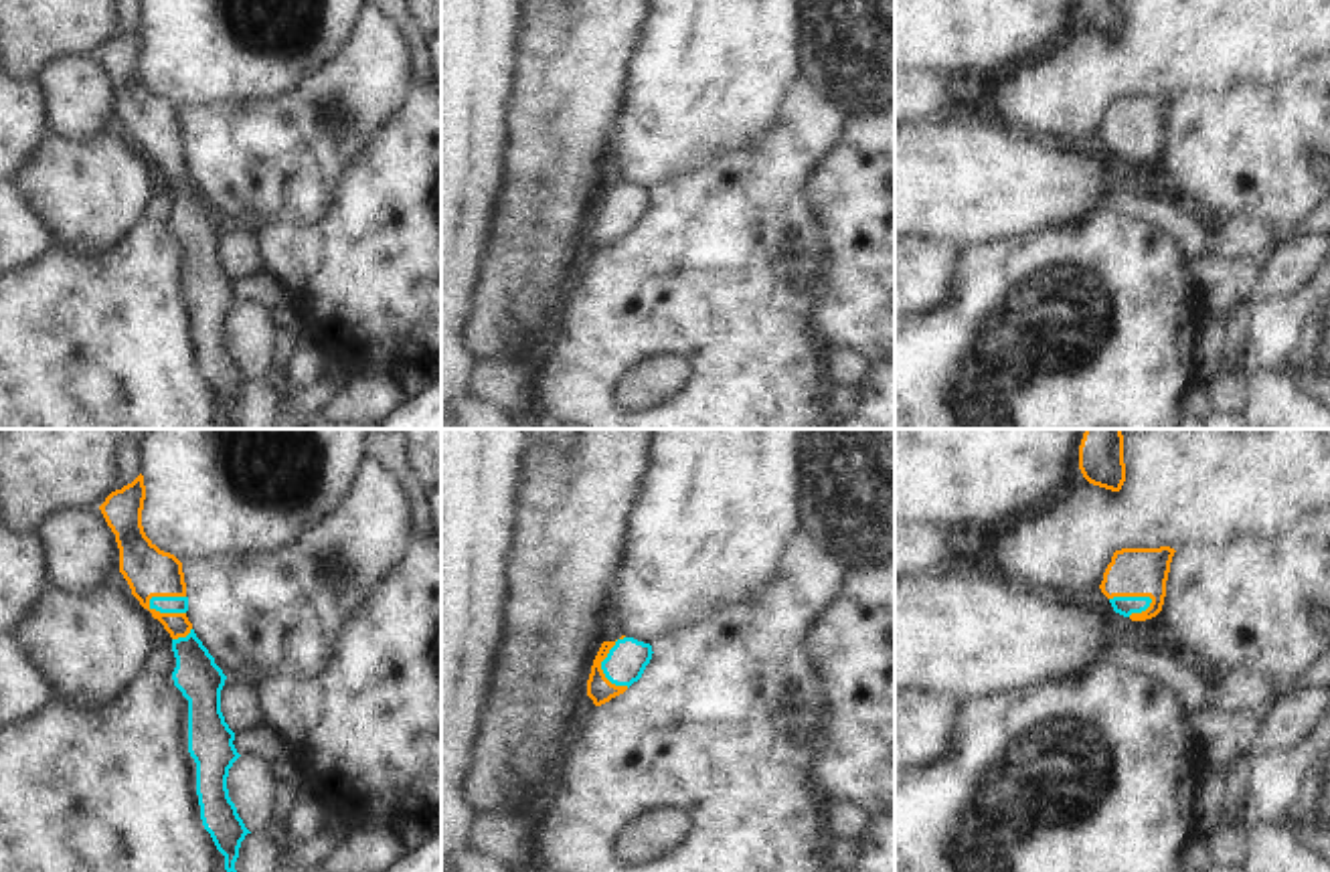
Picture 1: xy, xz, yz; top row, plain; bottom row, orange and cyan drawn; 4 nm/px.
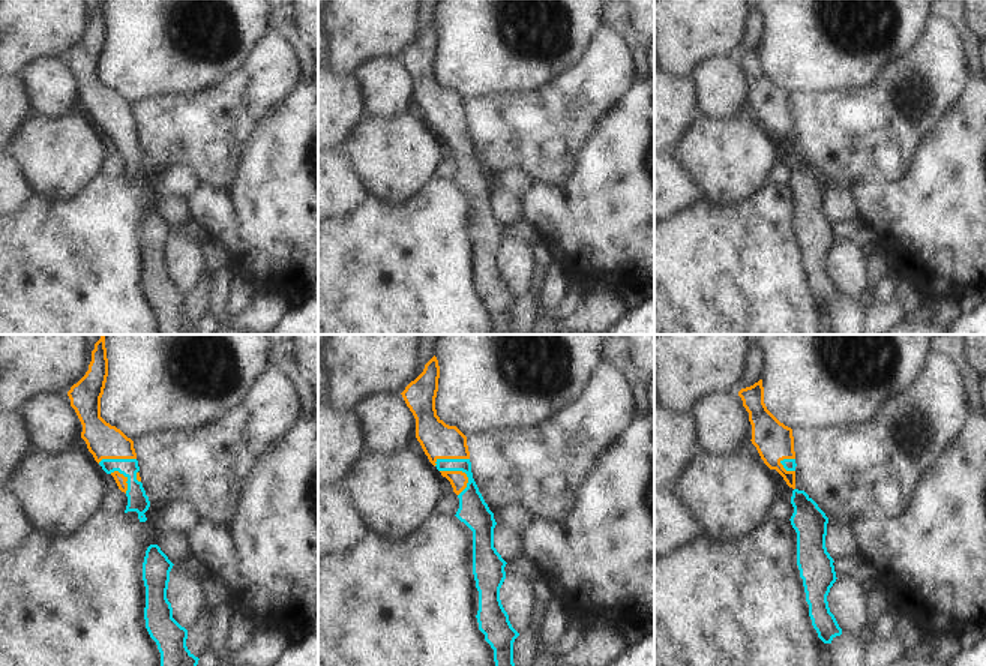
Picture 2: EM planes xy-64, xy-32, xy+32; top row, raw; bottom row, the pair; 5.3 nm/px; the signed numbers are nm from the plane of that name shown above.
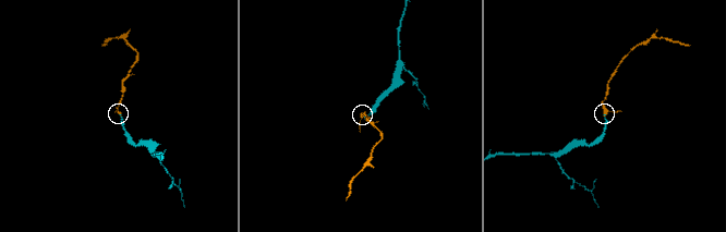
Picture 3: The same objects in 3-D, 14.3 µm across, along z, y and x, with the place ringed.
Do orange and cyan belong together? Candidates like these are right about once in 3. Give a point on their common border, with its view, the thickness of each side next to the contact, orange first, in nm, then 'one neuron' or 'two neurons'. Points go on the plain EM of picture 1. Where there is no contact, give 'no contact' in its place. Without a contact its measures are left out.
xy (164, 160) | 190/60 nm | one neuron

